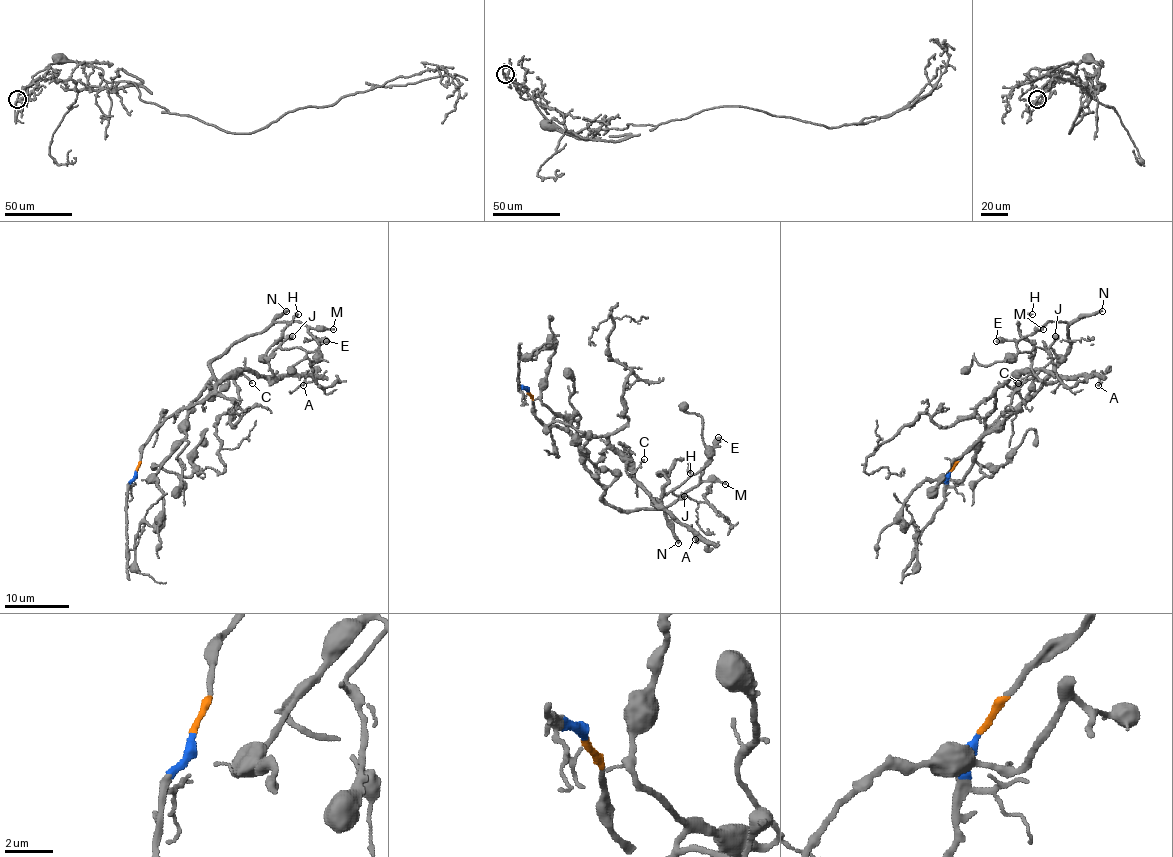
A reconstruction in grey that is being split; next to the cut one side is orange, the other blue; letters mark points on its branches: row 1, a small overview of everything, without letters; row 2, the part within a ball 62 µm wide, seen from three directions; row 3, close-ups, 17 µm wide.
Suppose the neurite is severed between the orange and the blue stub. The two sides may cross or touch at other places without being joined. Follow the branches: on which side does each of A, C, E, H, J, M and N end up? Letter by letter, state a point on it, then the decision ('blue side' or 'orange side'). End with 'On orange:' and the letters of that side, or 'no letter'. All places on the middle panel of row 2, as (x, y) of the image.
A: (695, 539) | orange side
C: (644, 459) | orange side
E: (718, 437) | blue side
H: (690, 473) | orange side
J: (684, 496) | blue side
M: (725, 484) | blue side
N: (678, 543) | blue side
On orange: A, C, H

